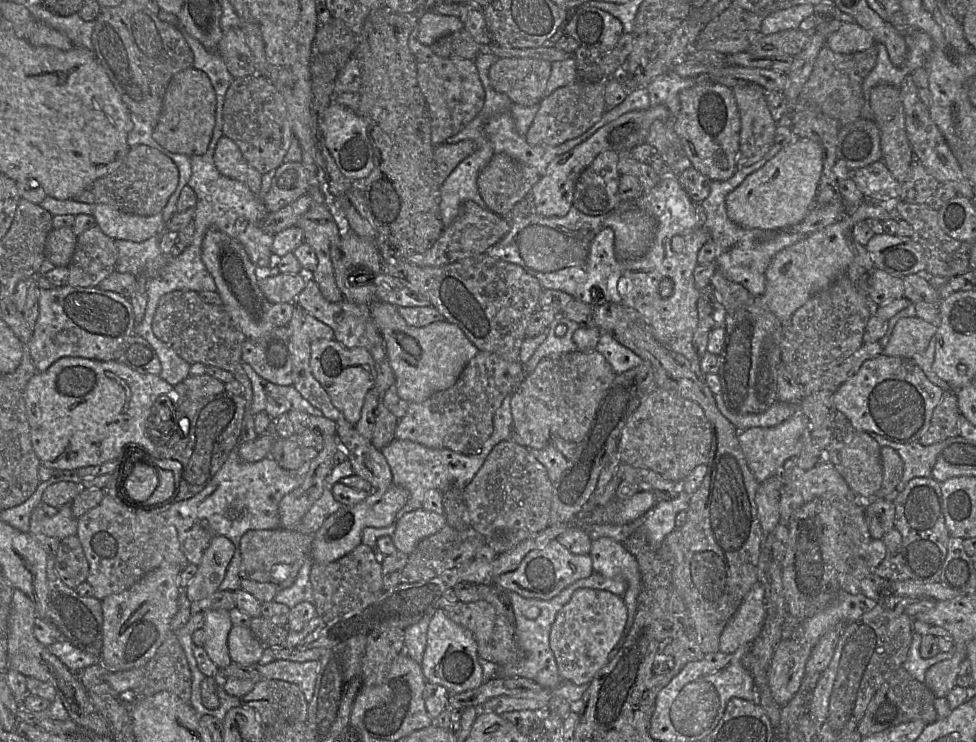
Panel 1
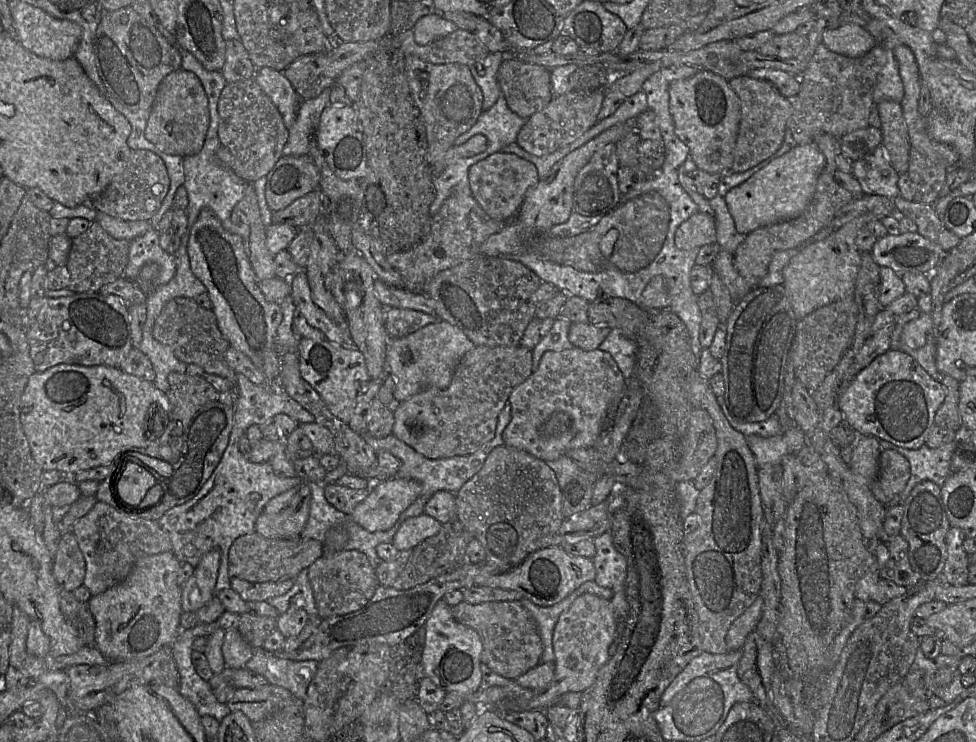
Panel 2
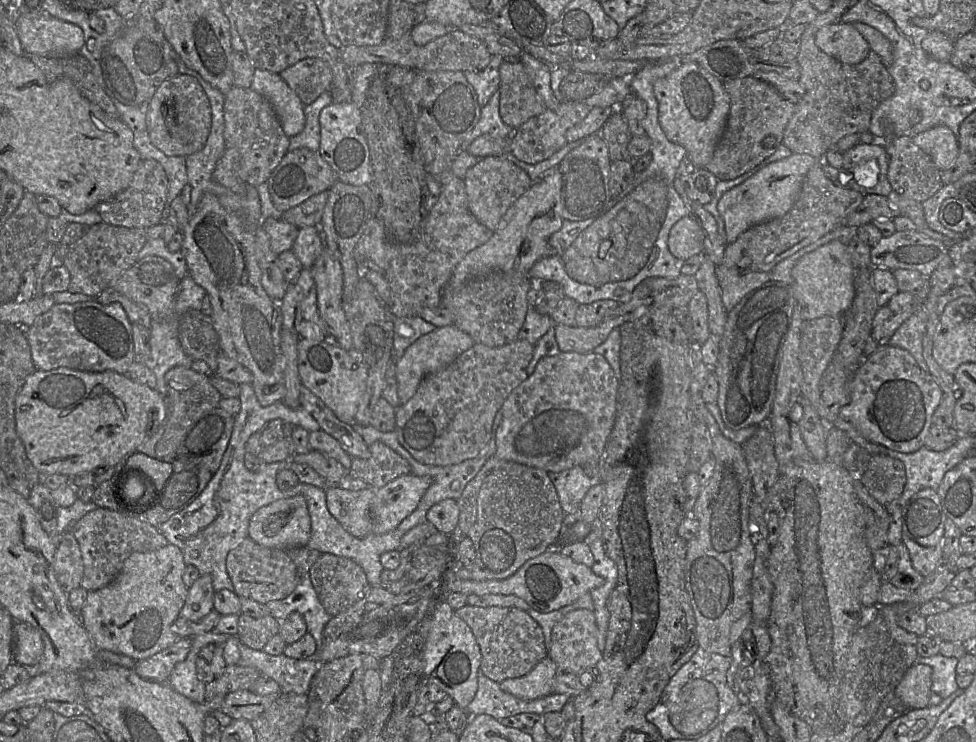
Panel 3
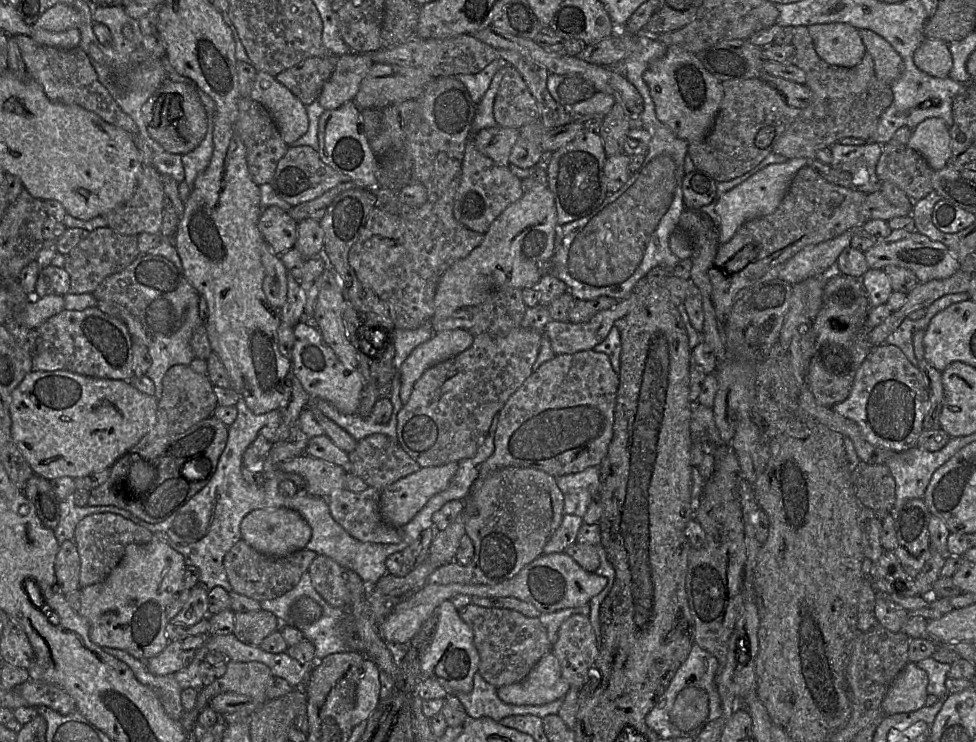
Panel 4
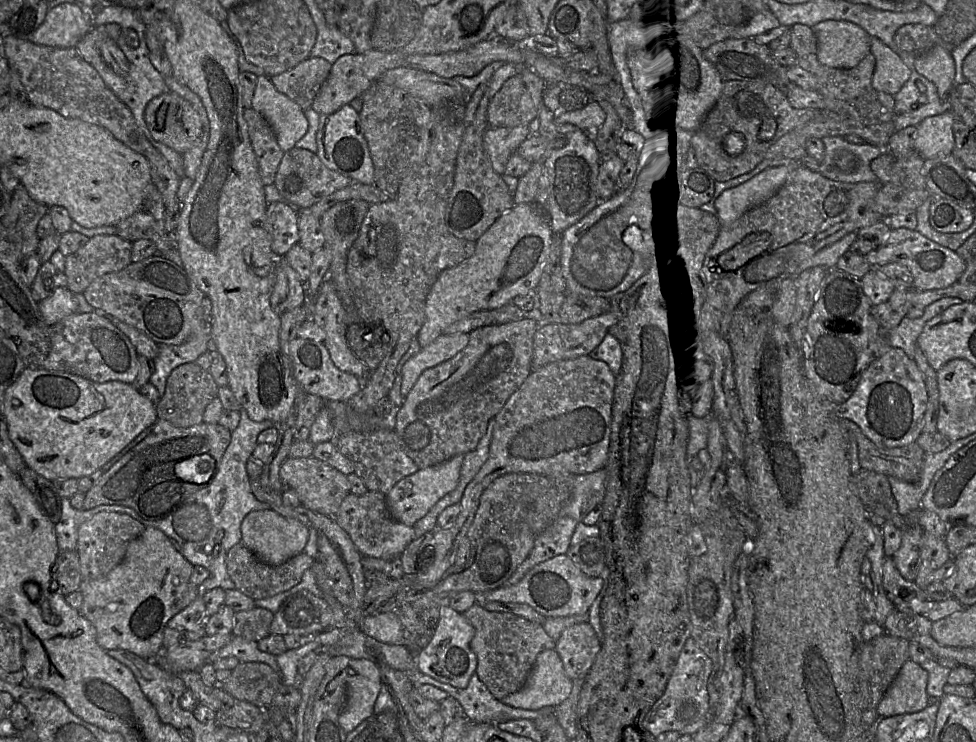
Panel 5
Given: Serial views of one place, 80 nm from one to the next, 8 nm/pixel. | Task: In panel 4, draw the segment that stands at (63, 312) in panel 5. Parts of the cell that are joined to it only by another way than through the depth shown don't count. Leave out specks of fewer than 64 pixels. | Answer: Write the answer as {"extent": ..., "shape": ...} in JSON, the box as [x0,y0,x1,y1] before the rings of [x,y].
{"extent":[17,295,64,329],"shape":[[[46,295],[41,298],[31,298],[17,320],[30,329],[37,329],[50,317],[64,310],[64,297],[61,295]]]}

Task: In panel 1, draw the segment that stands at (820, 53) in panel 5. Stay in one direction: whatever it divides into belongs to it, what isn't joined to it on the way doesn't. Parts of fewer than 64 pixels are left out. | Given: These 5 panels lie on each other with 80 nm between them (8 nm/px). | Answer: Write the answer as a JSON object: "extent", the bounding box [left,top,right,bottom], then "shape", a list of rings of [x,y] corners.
{"extent":[825,22,875,54],"shape":[[[857,22],[842,23],[841,27],[825,40],[825,46],[831,51],[841,54],[862,52],[875,44],[871,33]]]}

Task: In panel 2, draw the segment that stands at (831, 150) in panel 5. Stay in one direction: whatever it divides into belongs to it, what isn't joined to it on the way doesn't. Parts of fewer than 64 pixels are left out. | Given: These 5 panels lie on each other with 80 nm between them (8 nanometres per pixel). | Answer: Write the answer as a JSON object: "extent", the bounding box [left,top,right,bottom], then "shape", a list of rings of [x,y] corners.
{"extent":[852,144,899,200],"shape":[[[882,144],[871,154],[853,162],[852,175],[860,183],[864,195],[881,195],[891,200],[899,195],[899,174],[893,169]]]}

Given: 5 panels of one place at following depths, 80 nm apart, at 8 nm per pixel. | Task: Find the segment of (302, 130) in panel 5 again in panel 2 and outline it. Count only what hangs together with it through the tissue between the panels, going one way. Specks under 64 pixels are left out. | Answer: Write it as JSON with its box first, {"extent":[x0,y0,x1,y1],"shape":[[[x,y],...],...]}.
{"extent":[254,68,303,127],"shape":[[[260,68],[254,76],[258,85],[272,99],[289,127],[294,127],[303,100],[283,72]]]}

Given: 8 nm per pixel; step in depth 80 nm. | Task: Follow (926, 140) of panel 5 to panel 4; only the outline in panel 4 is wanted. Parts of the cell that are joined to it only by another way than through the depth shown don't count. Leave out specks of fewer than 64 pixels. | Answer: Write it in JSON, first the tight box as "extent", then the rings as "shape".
{"extent":[907,118,950,170],"shape":[[[928,118],[915,128],[907,145],[921,154],[932,170],[944,168],[950,160],[950,128],[941,118]]]}

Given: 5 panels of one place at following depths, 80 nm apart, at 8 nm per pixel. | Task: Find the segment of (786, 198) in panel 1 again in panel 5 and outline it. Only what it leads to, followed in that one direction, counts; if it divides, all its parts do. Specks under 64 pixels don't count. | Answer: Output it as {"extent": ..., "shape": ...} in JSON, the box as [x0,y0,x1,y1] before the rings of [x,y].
{"extent":[716,163,799,227],"shape":[[[799,163],[767,169],[746,183],[724,191],[716,202],[720,227],[729,227],[744,213],[771,198]]]}

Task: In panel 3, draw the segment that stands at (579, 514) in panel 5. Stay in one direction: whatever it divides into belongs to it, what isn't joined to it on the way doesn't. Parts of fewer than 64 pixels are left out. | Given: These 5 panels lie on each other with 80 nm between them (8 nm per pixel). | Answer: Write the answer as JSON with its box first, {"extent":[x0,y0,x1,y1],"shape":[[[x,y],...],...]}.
{"extent":[548,466,600,514],"shape":[[[574,466],[559,473],[548,473],[557,490],[563,512],[578,514],[581,503],[589,489],[600,483],[592,478],[582,466]]]}

